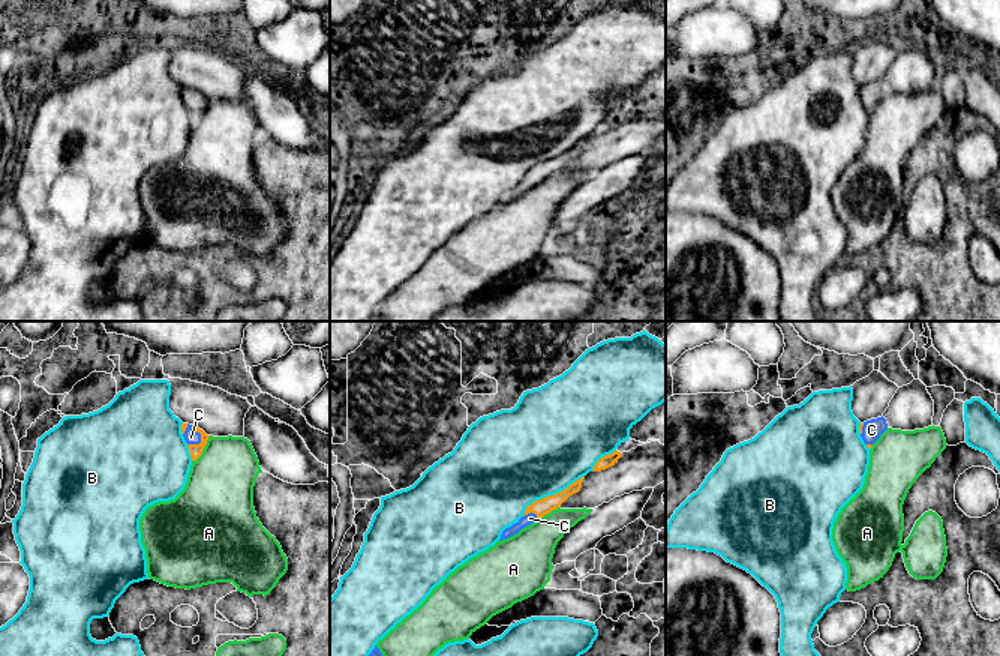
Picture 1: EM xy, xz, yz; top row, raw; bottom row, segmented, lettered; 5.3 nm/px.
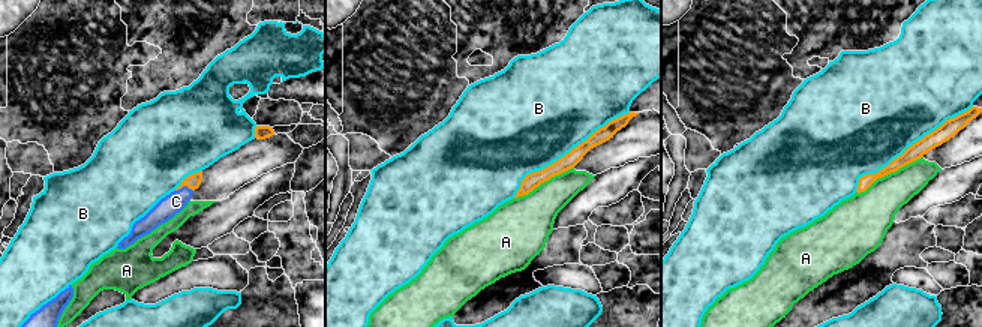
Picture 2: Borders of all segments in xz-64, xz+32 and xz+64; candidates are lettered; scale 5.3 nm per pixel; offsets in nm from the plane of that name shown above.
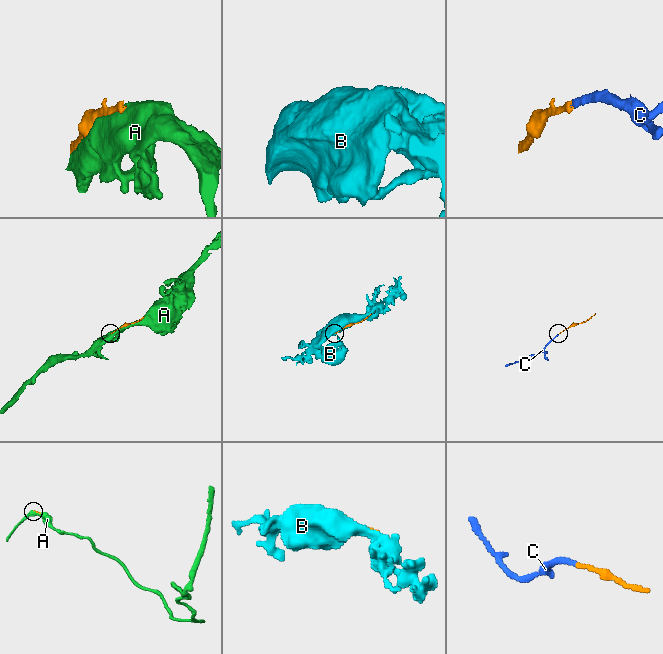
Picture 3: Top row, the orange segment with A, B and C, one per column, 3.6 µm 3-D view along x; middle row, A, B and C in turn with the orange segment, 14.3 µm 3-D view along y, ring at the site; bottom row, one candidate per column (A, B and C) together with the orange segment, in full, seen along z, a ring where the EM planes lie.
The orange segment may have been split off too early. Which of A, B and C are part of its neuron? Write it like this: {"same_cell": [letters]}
{"same_cell": ["C"]}

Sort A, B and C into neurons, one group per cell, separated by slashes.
A / B / C

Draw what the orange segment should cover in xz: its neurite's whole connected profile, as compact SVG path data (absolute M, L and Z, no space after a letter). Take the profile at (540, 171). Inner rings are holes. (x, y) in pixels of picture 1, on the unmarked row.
M585 140L571 147L568 152L564 155L544 161L541 164L534 165L529 168L523 177L523 180L513 188L511 191L505 192L501 198L499 204L508 203L514 198L517 198L522 192L531 189L537 183L543 182L544 179L550 177L552 174L558 173L570 159L576 158L582 152Z

